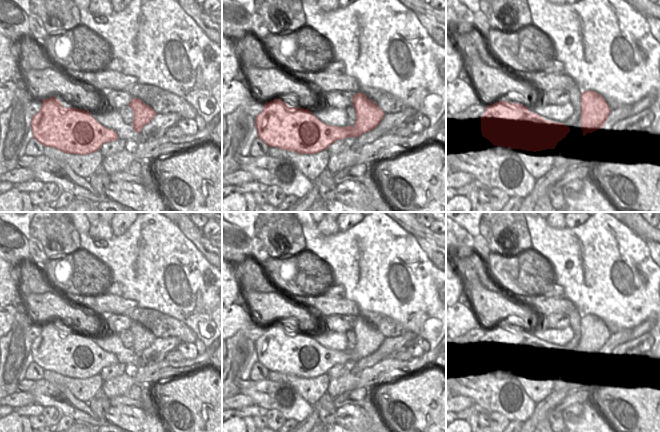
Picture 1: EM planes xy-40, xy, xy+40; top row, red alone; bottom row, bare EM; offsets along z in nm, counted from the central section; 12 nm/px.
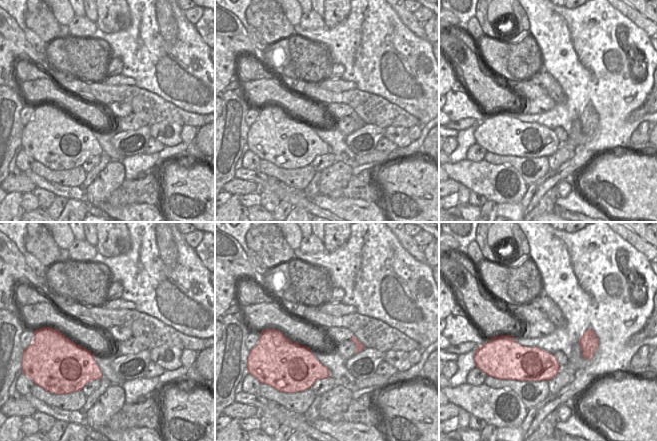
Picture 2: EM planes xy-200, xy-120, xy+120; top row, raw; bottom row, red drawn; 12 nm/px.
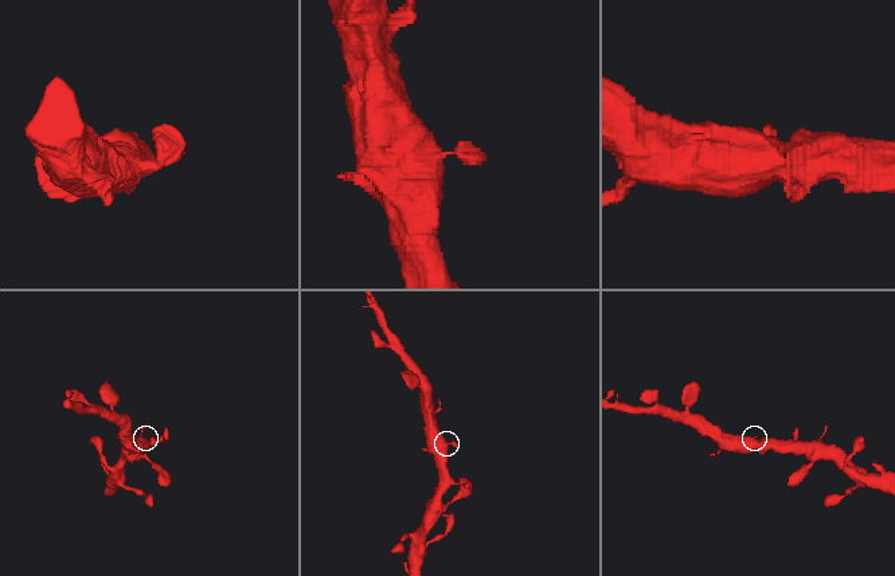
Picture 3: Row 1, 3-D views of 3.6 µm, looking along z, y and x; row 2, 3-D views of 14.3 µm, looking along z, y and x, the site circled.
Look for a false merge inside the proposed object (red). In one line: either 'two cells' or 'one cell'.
one cell

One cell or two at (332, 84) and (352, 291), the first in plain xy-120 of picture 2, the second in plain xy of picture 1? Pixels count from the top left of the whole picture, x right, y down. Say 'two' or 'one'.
two

